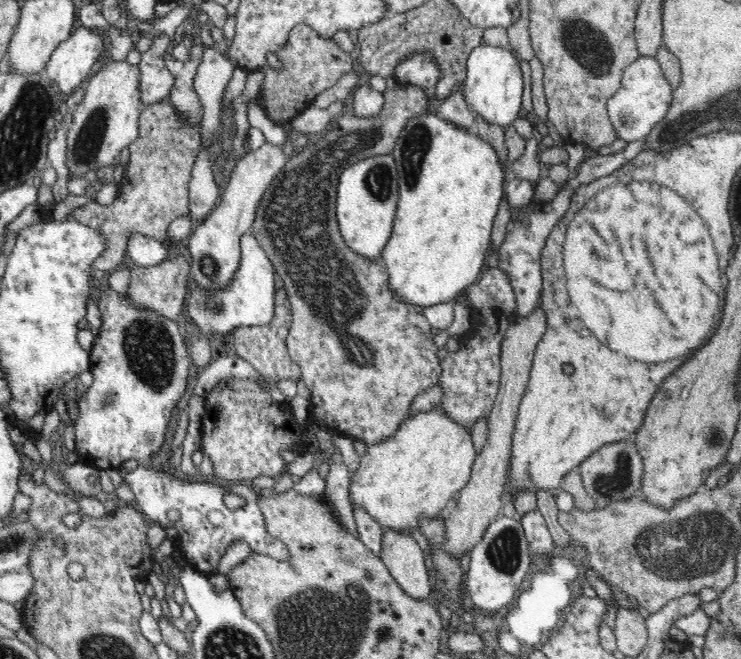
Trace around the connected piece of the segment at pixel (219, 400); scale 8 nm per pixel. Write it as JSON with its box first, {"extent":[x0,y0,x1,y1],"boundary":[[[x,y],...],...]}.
{"extent":[200,376,310,492],"boundary":[[[232,376],[206,394],[206,400],[208,414],[204,414],[204,422],[212,422],[212,430],[202,434],[200,452],[208,456],[214,470],[214,480],[222,490],[228,488],[230,492],[234,486],[254,484],[260,476],[282,478],[282,474],[288,474],[284,454],[308,454],[310,442],[306,442],[306,432],[310,430],[310,422],[304,426],[298,422],[294,424],[292,406],[276,402],[258,380]]]}

